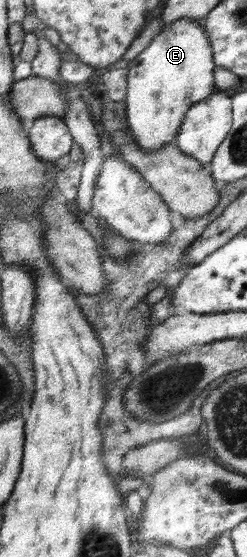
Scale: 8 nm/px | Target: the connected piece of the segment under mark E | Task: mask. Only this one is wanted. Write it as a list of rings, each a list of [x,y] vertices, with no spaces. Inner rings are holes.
[[[182,17],[161,30],[147,49],[128,66],[126,117],[128,128],[141,149],[152,153],[166,143],[172,143],[182,127],[190,107],[207,100],[213,87],[213,59],[211,41],[201,20]]]

